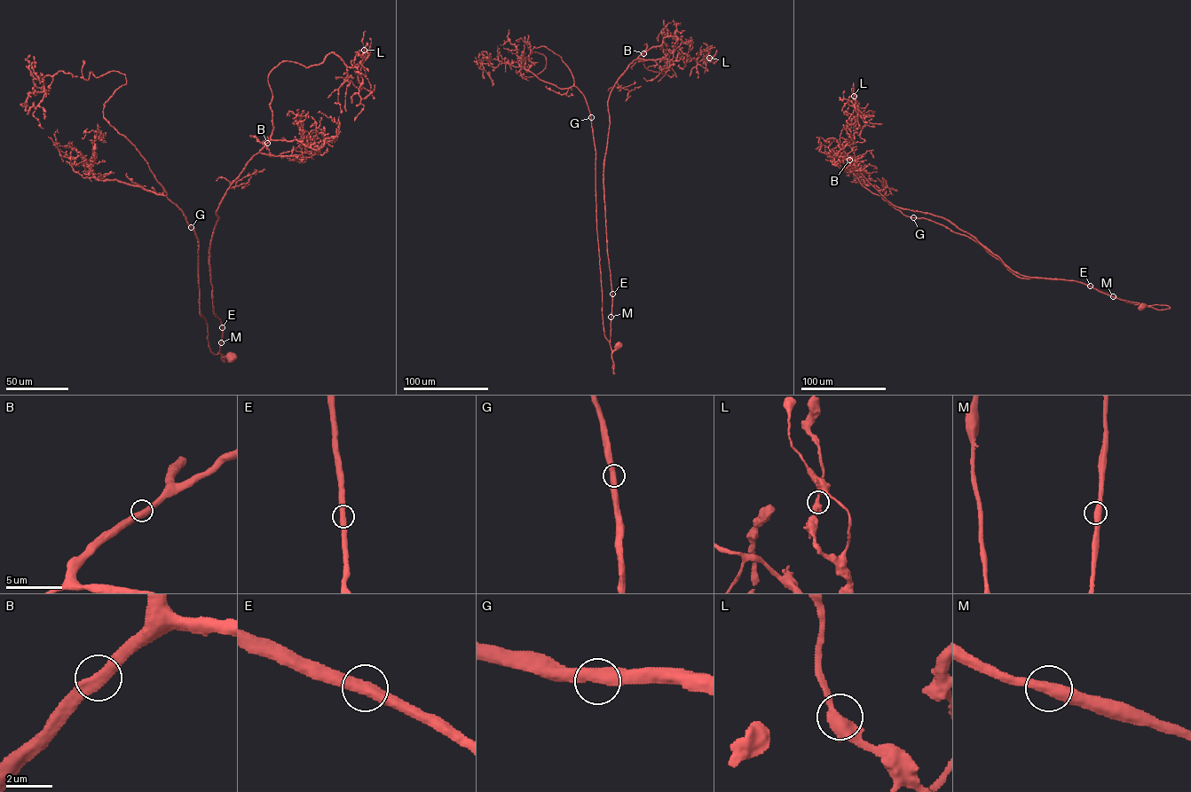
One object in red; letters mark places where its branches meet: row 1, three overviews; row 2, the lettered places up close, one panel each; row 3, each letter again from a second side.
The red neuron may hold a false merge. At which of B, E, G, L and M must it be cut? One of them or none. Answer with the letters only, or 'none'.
none

